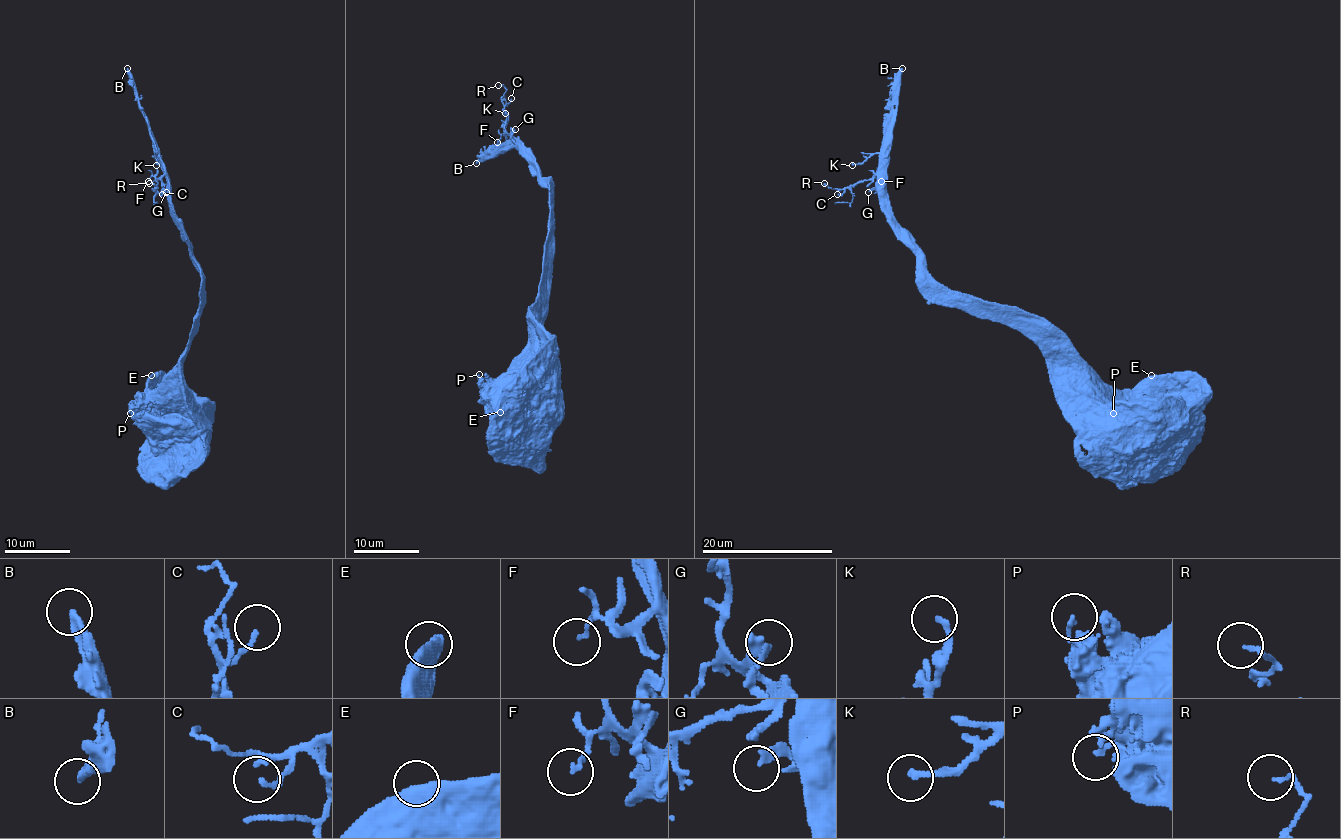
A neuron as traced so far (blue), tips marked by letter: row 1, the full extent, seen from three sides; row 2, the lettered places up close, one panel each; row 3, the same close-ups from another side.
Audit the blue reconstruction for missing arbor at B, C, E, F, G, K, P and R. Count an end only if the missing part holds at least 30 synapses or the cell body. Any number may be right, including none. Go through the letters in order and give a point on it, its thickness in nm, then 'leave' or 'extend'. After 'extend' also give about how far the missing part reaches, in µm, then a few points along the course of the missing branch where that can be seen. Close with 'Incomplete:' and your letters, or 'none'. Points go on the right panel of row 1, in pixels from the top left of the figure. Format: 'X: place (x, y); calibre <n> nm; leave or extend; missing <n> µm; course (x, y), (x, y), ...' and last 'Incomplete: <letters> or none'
B: place (902, 68); calibre 340 nm; extend; missing 160 µm
C: place (837, 194); calibre 140 nm; leave
E: place (1151, 375); calibre 700 nm; leave
F: place (881, 181); calibre 140 nm; leave
G: place (868, 192); calibre 130 nm; leave
K: place (852, 165); calibre 180 nm; leave
P: place (1113, 413); calibre 110 nm; leave
R: place (824, 183); calibre 130 nm; leave
Incomplete: B

